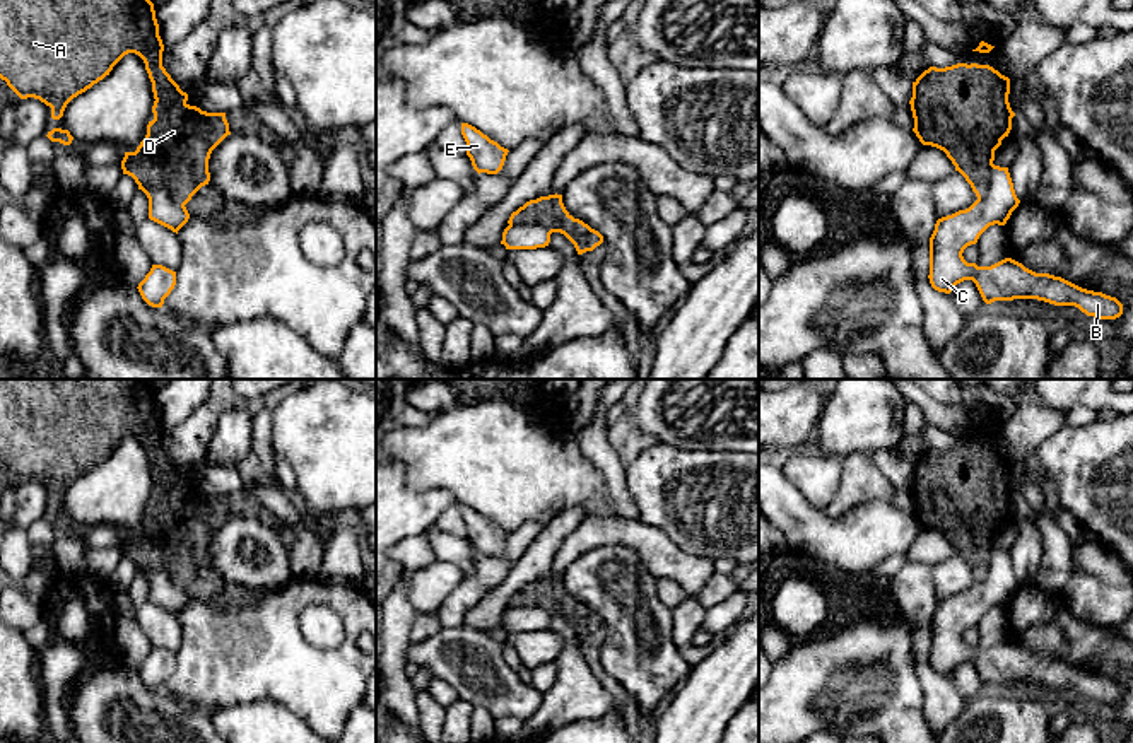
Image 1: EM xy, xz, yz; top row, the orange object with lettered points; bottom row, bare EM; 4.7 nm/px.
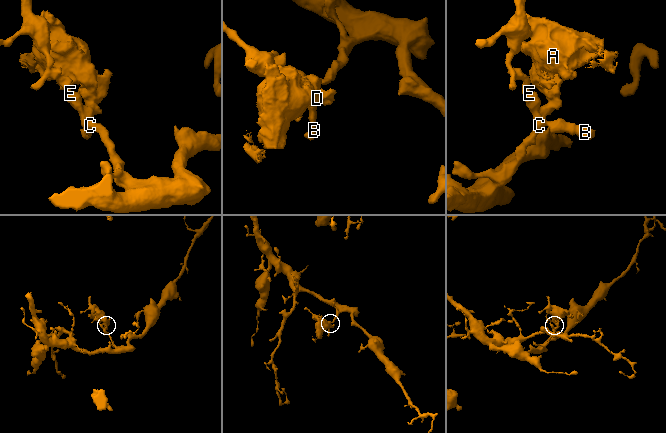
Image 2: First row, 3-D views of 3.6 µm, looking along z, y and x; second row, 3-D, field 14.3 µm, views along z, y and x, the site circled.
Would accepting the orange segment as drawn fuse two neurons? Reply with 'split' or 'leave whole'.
split

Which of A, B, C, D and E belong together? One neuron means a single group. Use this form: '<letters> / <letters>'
A D / B C E

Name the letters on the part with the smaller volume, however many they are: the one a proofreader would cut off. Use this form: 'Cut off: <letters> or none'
Cut off: A, D

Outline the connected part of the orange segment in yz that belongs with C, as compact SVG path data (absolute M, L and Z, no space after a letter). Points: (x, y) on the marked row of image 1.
M993 164L986 196L977 198L966 210L936 220L930 237L931 287L950 294L957 284L972 280L986 304L1037 299L1054 306L1075 306L1099 319L1119 318L1123 304L1116 297L1082 289L1061 277L1036 273L1012 258L991 266L977 266L964 260L964 249L976 244L989 225L1005 225L1019 203L1008 167Z

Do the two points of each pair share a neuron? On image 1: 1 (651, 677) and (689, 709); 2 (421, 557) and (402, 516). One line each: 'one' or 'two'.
1: two
2: two

